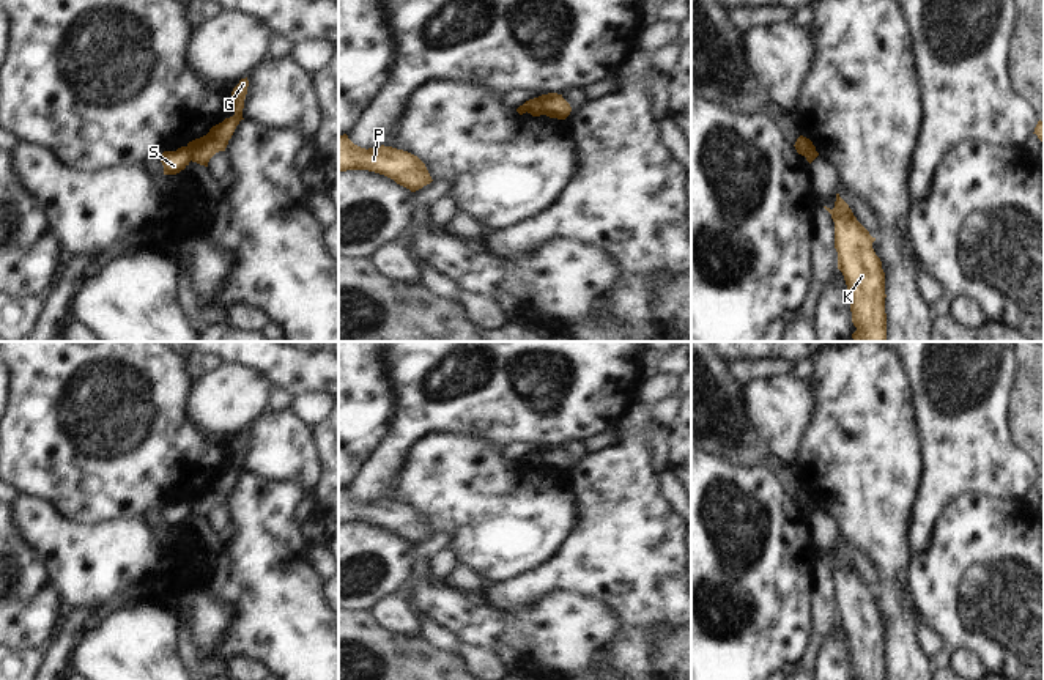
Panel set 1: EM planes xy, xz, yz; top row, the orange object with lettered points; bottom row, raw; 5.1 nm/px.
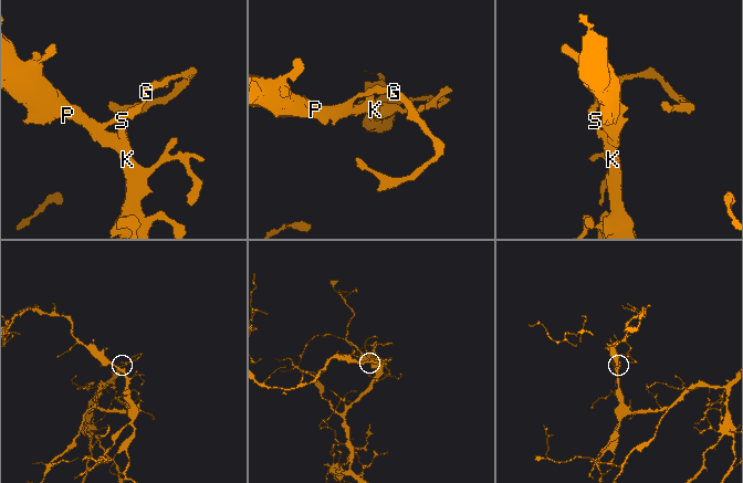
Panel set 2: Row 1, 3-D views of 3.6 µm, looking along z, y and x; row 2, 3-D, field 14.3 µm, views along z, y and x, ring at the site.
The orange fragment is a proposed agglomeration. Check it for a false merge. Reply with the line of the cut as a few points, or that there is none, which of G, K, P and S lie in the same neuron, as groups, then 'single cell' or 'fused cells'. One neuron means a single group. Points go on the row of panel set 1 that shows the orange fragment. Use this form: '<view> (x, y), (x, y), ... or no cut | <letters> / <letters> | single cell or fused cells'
xz (536, 98), (544, 114) | G / K P S | fused cells

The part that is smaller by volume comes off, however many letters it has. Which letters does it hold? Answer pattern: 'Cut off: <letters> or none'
Cut off: G

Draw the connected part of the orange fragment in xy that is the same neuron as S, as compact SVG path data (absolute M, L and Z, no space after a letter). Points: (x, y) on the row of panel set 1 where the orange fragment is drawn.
M181 146L176 151L164 151L161 162L164 165L164 175L176 175L189 165L191 153L187 146Z

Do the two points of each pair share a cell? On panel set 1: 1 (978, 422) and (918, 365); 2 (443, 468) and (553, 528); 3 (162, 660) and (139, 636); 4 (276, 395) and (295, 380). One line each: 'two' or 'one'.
1: one
2: one
3: one
4: two

